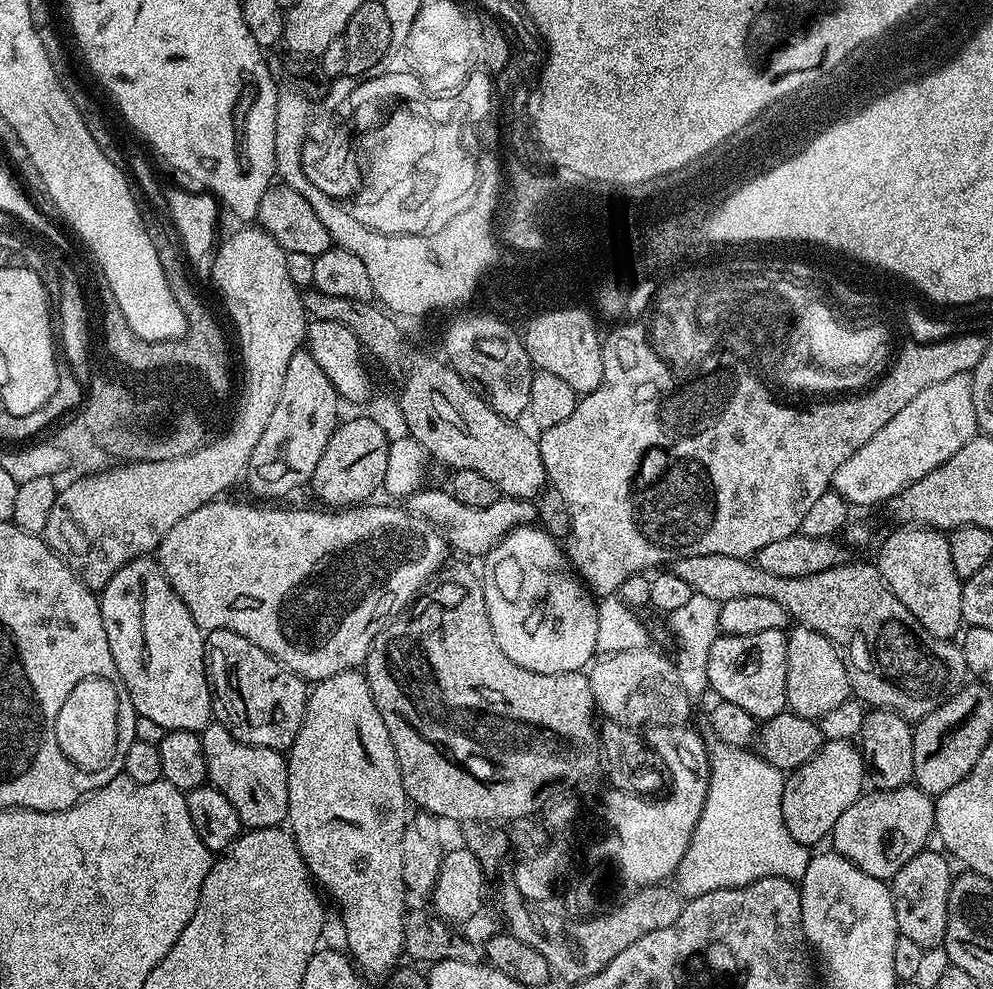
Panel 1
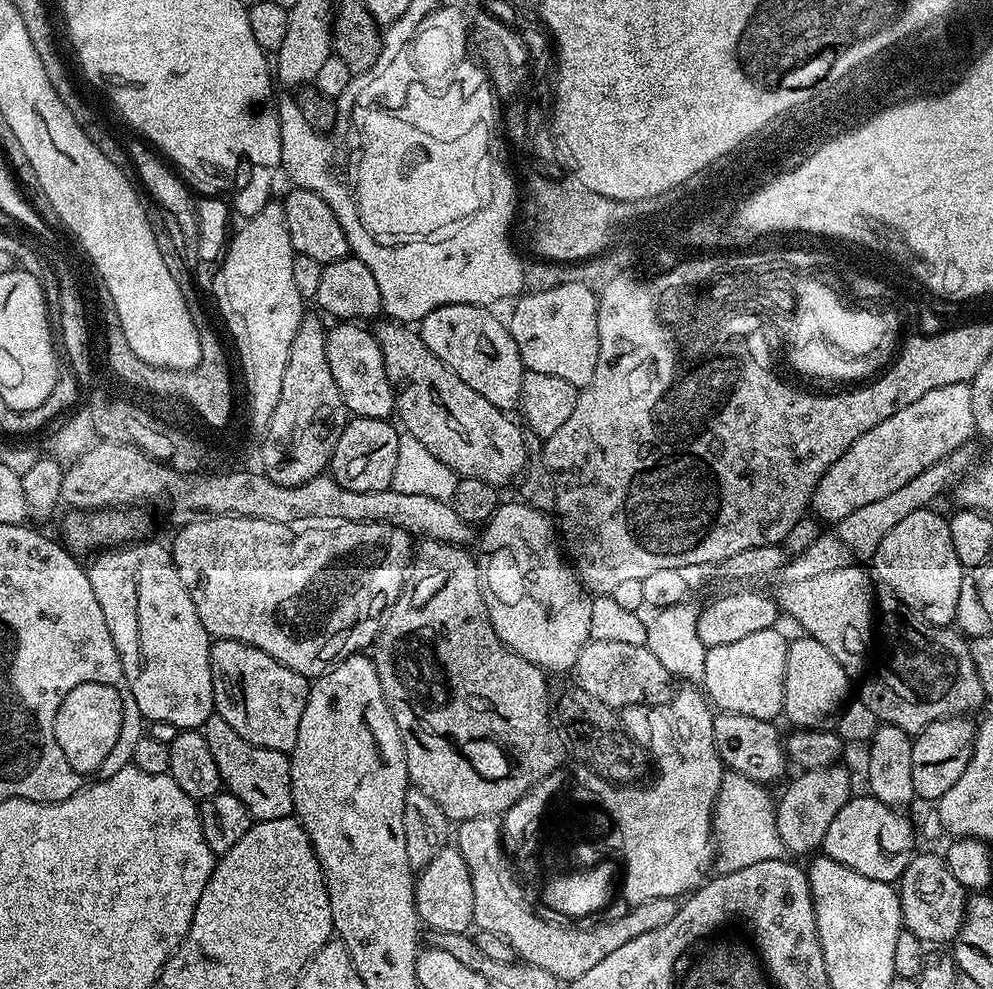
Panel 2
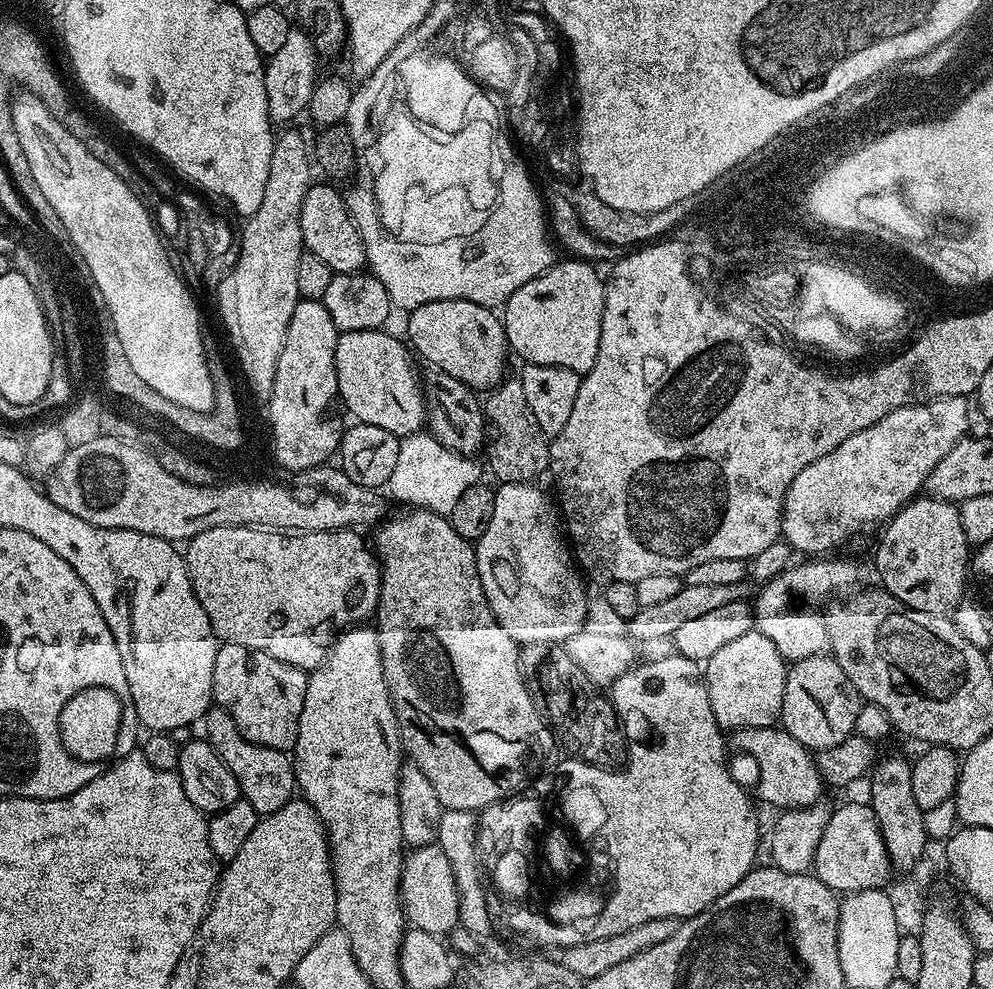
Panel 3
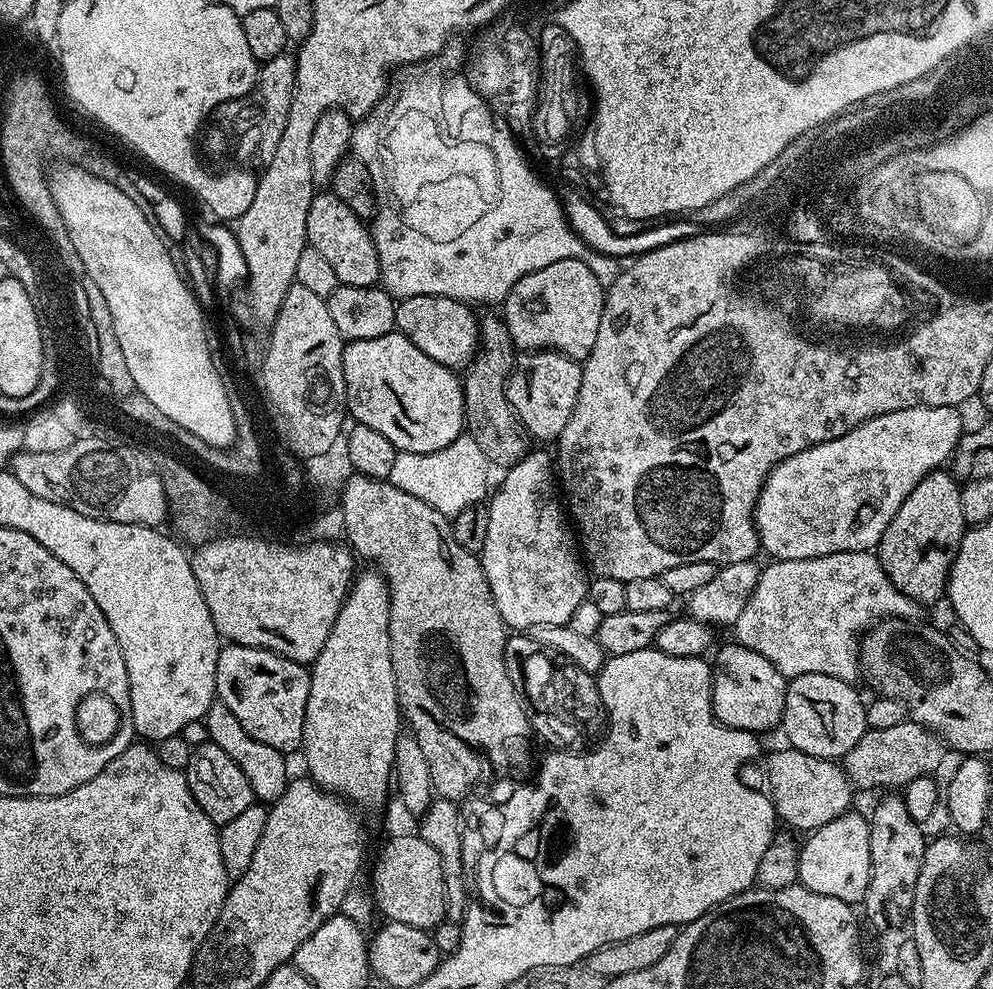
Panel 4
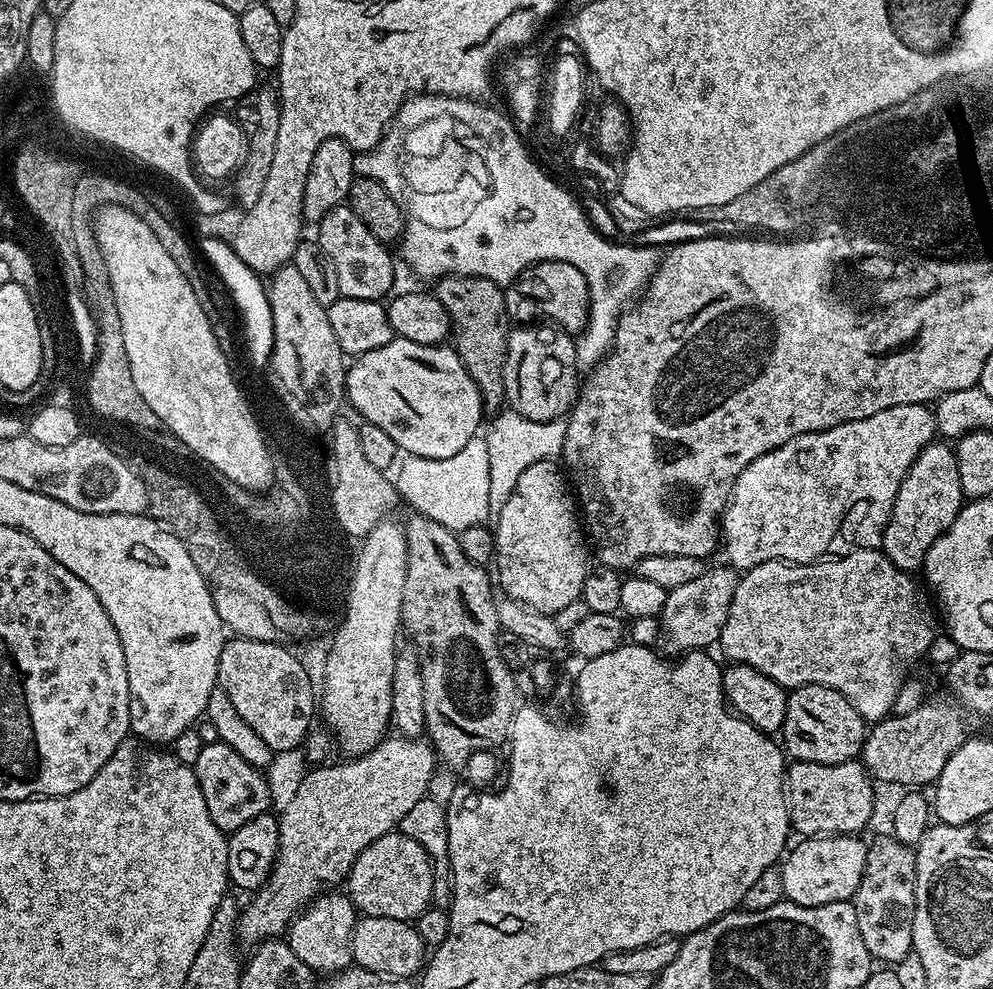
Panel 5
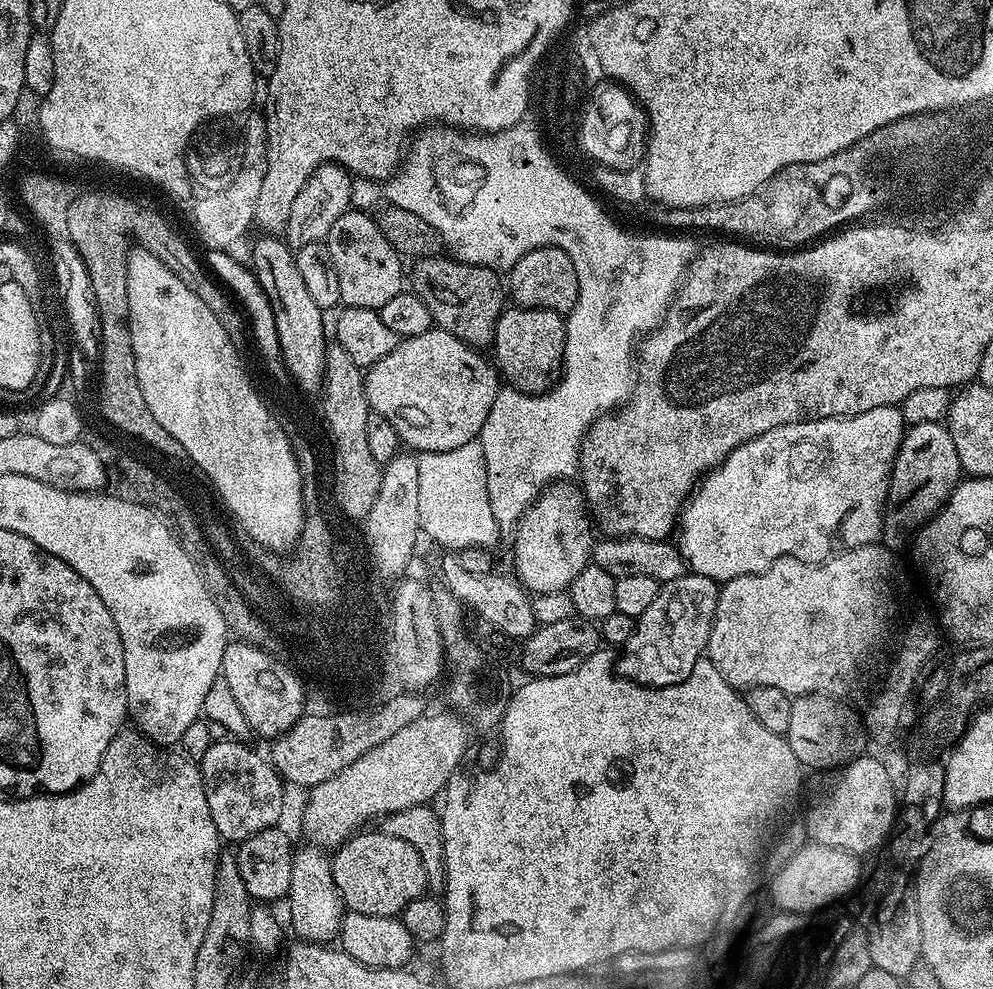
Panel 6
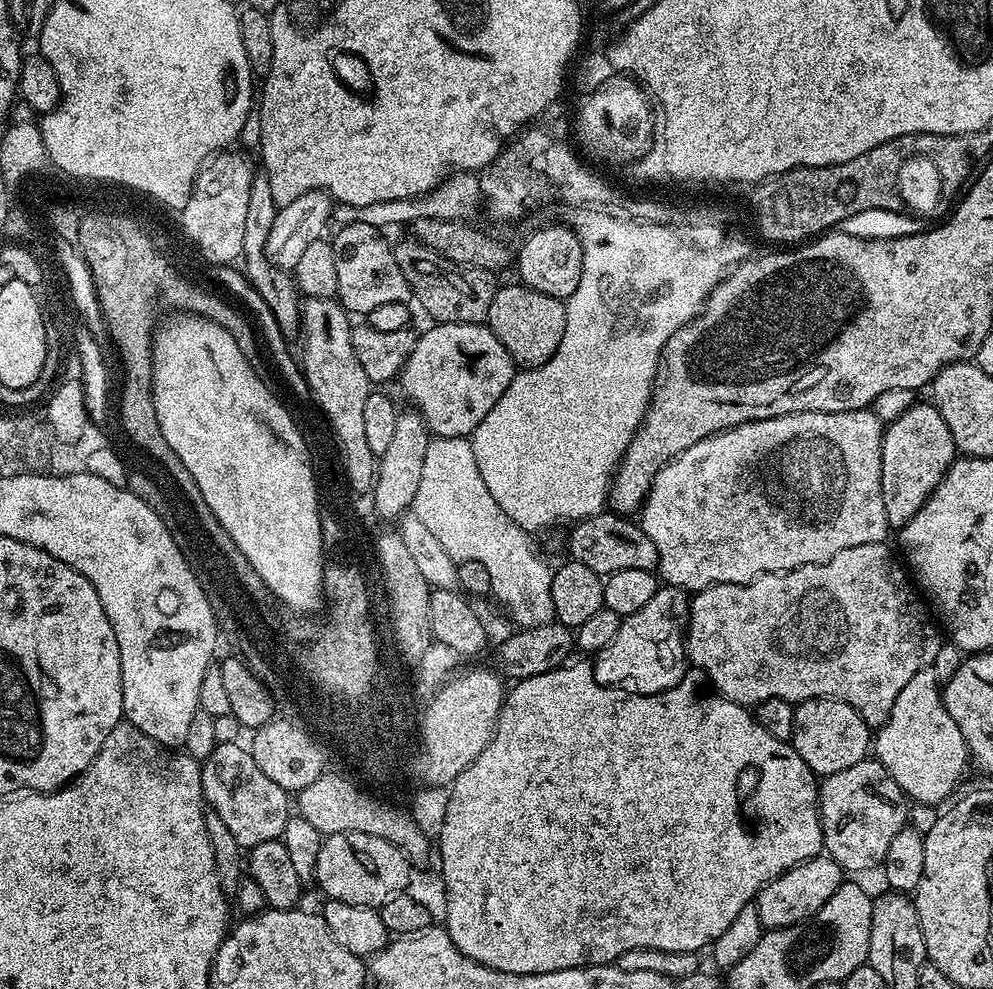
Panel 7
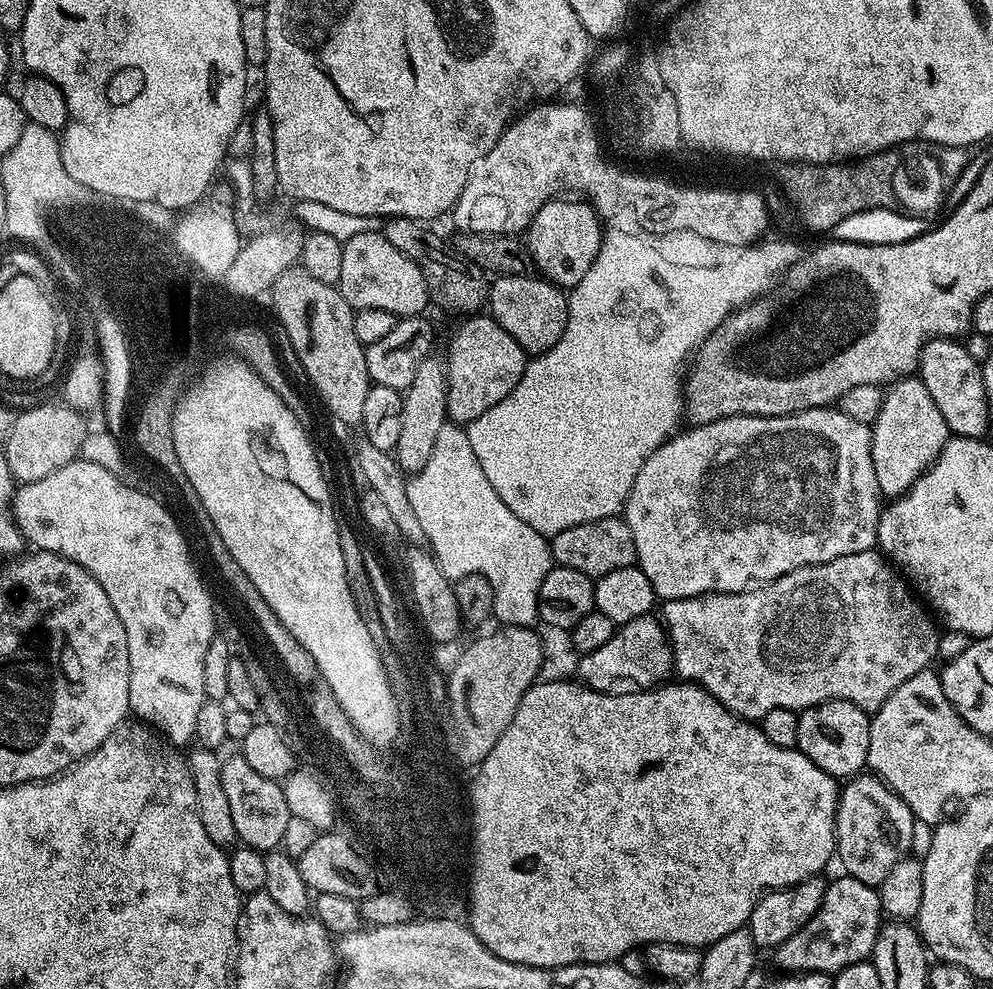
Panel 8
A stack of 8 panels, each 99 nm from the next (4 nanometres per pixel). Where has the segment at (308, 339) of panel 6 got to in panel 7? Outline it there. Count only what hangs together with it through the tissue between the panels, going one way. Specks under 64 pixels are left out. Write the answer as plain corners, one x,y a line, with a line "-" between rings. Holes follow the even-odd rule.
257,171
256,176
250,182
250,203
246,210
246,234
242,234
242,272
248,277
254,290
265,299
270,306
282,334
287,338
299,337
302,332
300,313
302,311
302,293
296,287
296,281
283,268
277,268
268,257
266,242
270,238
270,226
274,226
274,218
278,211
278,205
270,194
270,178
267,172

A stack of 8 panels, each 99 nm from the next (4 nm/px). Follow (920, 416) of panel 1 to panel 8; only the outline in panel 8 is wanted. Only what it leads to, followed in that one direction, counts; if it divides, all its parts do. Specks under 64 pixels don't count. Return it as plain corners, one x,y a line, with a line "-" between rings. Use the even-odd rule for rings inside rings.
829,406
827,408
811,408
808,411
795,412
794,415
784,416
727,416
709,424
697,424
689,427
689,429
689,432
681,431
679,434
665,440
661,448
654,449
650,454
650,458
646,458
642,470
638,470
638,478
634,478
634,486
630,490
628,501
625,502
622,513
622,518
630,526
630,534
634,534
636,564
644,571
646,578
650,578
650,586
654,586
657,597
661,601
688,600
692,596
705,596
707,592
742,592
751,584
768,583
769,580
776,580
786,573
802,570
806,565
825,564
828,561
833,561
834,558
845,557
846,554
869,552
877,545
877,526
882,511
882,494
878,488
878,478
875,477
874,473
872,430
869,425
862,422
854,422
854,418
846,418
846,414
842,414
839,407

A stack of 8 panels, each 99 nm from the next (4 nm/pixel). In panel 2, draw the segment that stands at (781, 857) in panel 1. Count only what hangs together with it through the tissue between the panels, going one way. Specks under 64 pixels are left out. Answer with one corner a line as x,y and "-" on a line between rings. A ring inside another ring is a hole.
729,771
725,775
712,812
714,864
721,873
738,872
748,866
779,860
785,855
786,849
776,825
774,800
768,797
768,791
759,780
743,776
741,772

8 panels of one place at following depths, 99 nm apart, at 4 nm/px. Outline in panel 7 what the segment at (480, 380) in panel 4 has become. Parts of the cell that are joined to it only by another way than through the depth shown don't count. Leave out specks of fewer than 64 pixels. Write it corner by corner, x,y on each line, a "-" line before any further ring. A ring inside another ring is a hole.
415,238
395,241
392,253
412,288
414,300
431,317
441,324
480,324
488,319
490,305
498,287
497,273
486,269
457,266
434,258
432,249

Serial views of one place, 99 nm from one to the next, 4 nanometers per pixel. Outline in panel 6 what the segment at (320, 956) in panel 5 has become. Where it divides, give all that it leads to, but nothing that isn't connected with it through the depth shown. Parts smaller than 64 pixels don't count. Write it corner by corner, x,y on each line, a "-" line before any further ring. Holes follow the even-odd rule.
304,842
293,851
292,853
292,873
290,874
290,890
288,891
288,895
286,897
286,905
288,904
288,920
287,923
290,925
292,923
292,928
294,931
297,932
297,937
299,937
300,940
310,940
313,944
323,944
325,942
332,942
337,939
339,930
340,930
340,924
342,921
344,921
344,914
345,914
345,906
340,900
340,895
338,894
338,890
334,886
334,878
332,877
332,861
330,859
329,853
325,851
325,849
321,848
318,844
313,844
311,842

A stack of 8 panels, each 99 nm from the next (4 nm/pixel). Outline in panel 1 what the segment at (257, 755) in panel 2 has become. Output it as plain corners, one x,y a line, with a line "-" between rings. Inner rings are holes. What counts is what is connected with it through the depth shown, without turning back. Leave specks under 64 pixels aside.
219,722
209,723
199,733
202,750
206,754
208,780
213,788
217,788
226,798
230,798
230,806
238,810
238,818
245,829
274,828
283,825
288,819
288,761
283,751
275,748
263,748
253,744
243,744
232,736
232,731

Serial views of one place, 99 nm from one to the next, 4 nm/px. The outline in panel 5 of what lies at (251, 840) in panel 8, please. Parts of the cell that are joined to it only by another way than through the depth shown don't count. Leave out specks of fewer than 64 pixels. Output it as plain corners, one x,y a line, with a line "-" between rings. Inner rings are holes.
222,743
206,744
202,754
198,754
198,762
194,767
198,786
202,786
202,798
206,798
206,810
210,810
214,826
218,826
218,830
225,834
238,830
238,826
246,826
250,818
258,818
258,814
271,809
271,788
267,785
265,773
250,766
250,762
230,750
230,746

